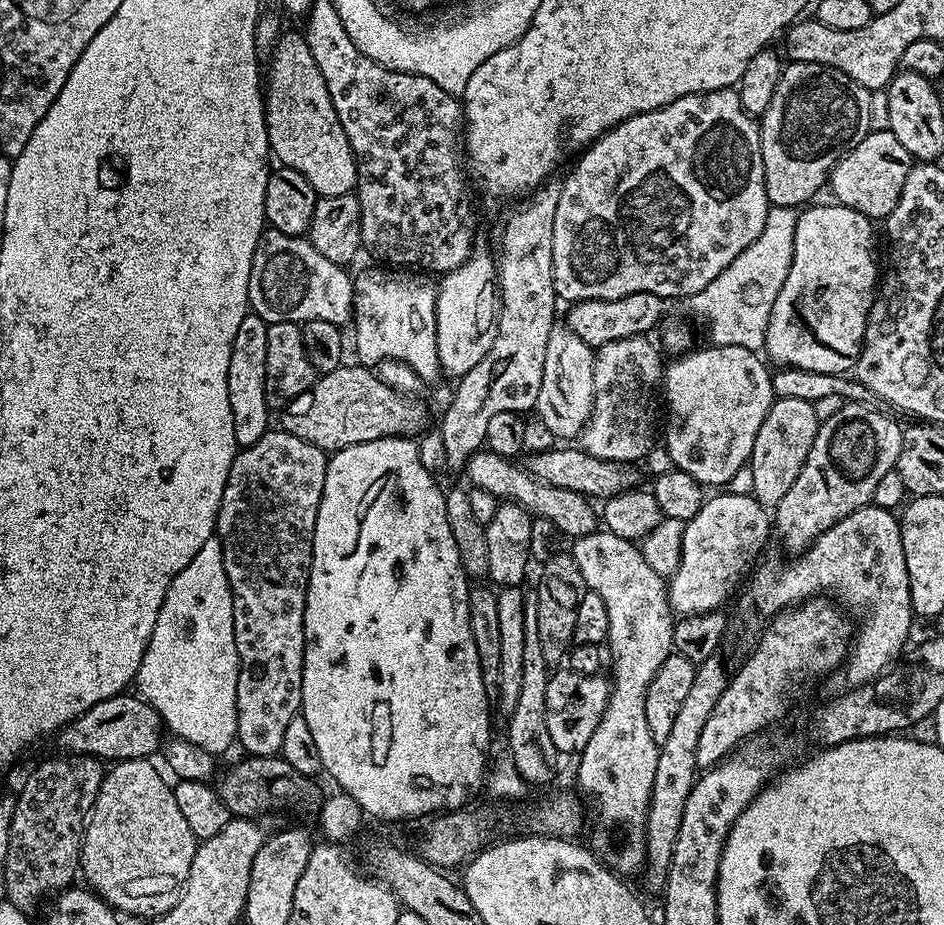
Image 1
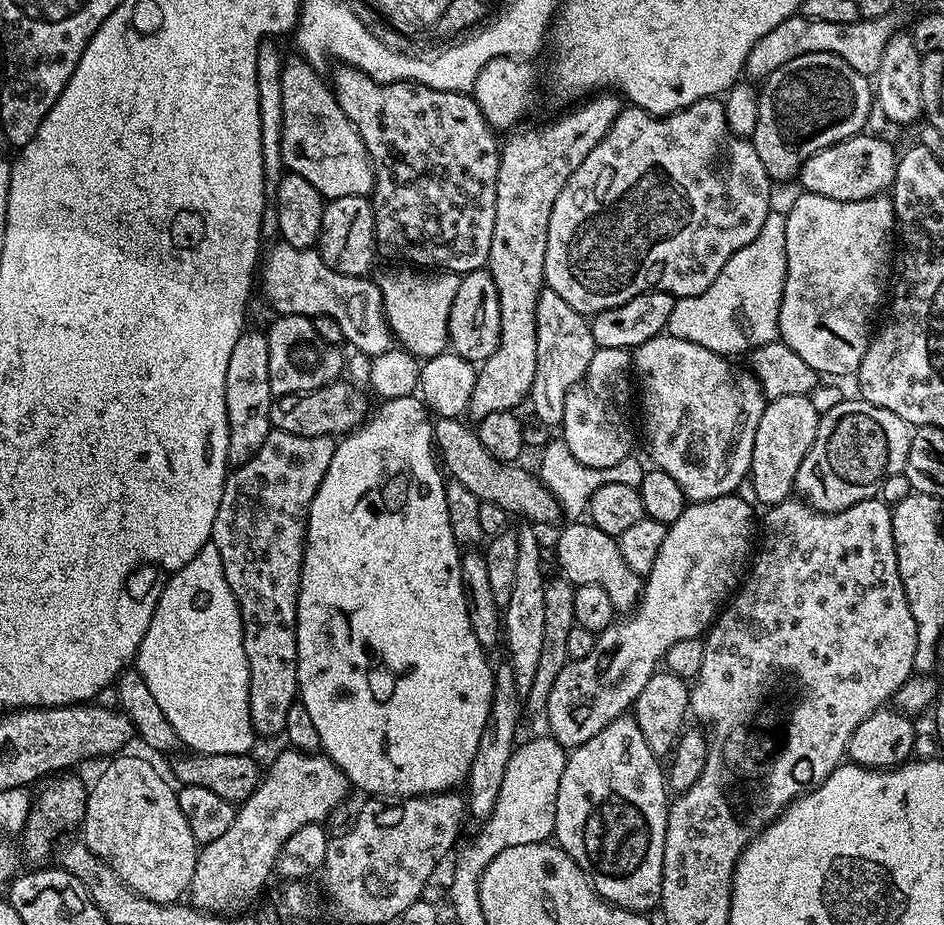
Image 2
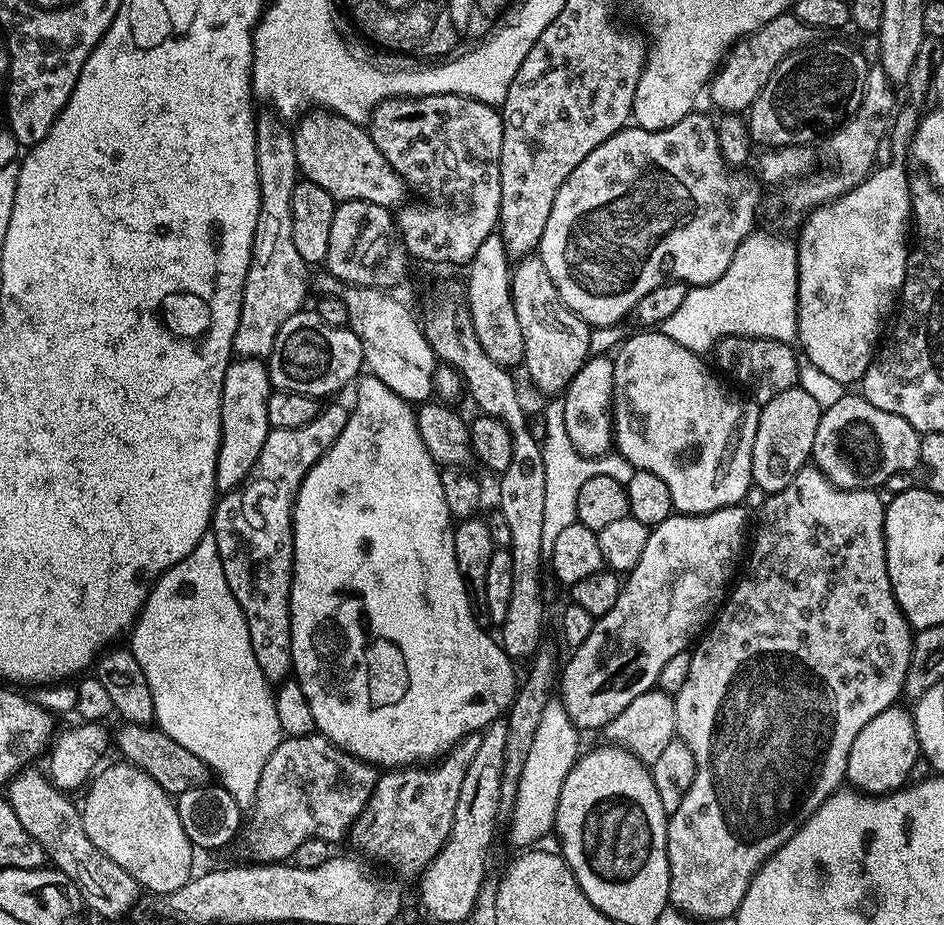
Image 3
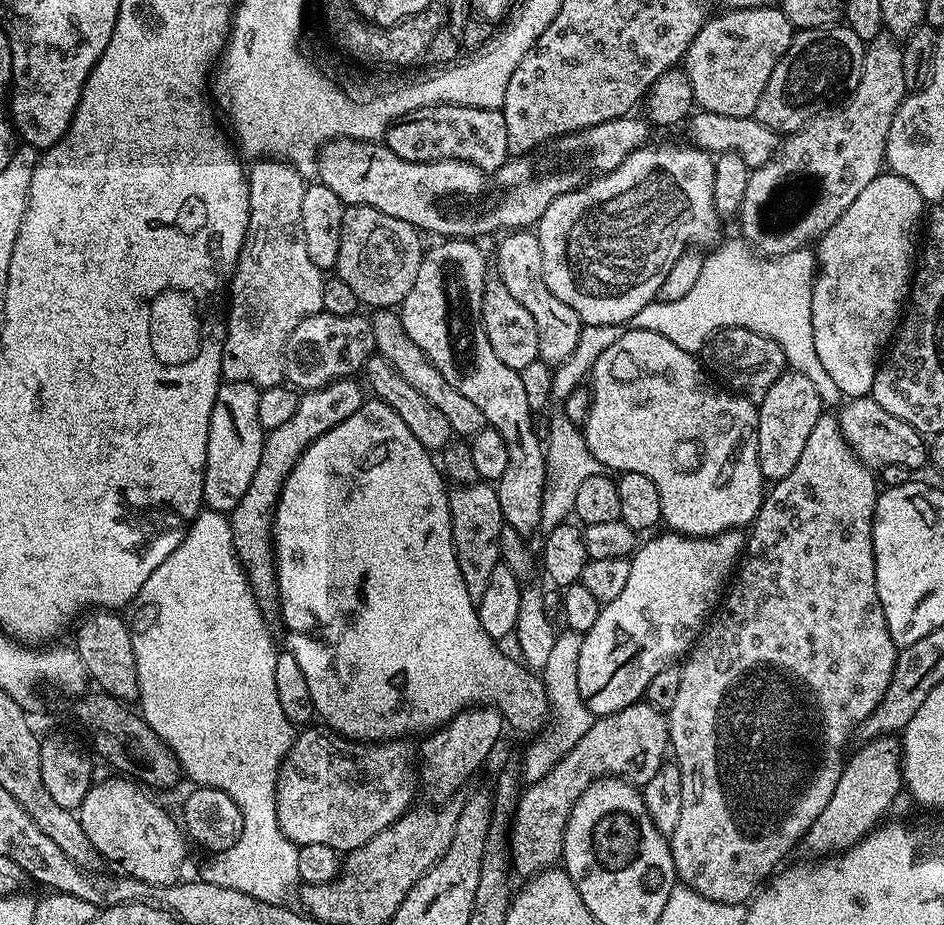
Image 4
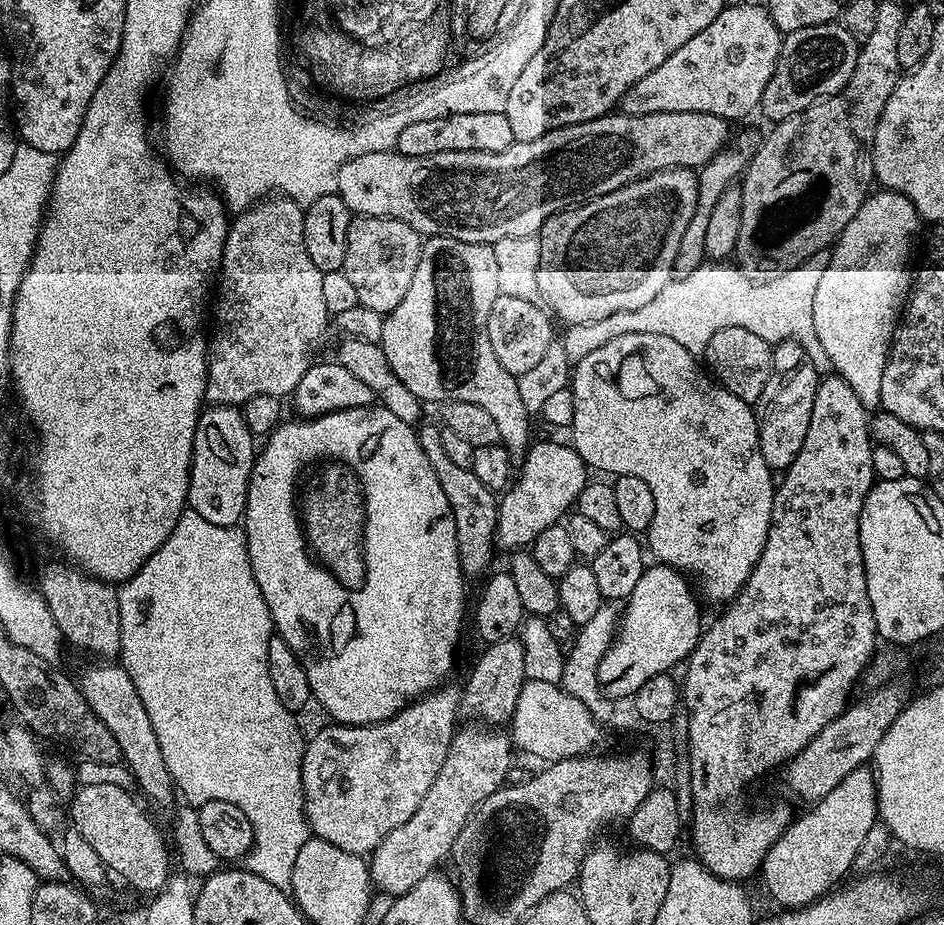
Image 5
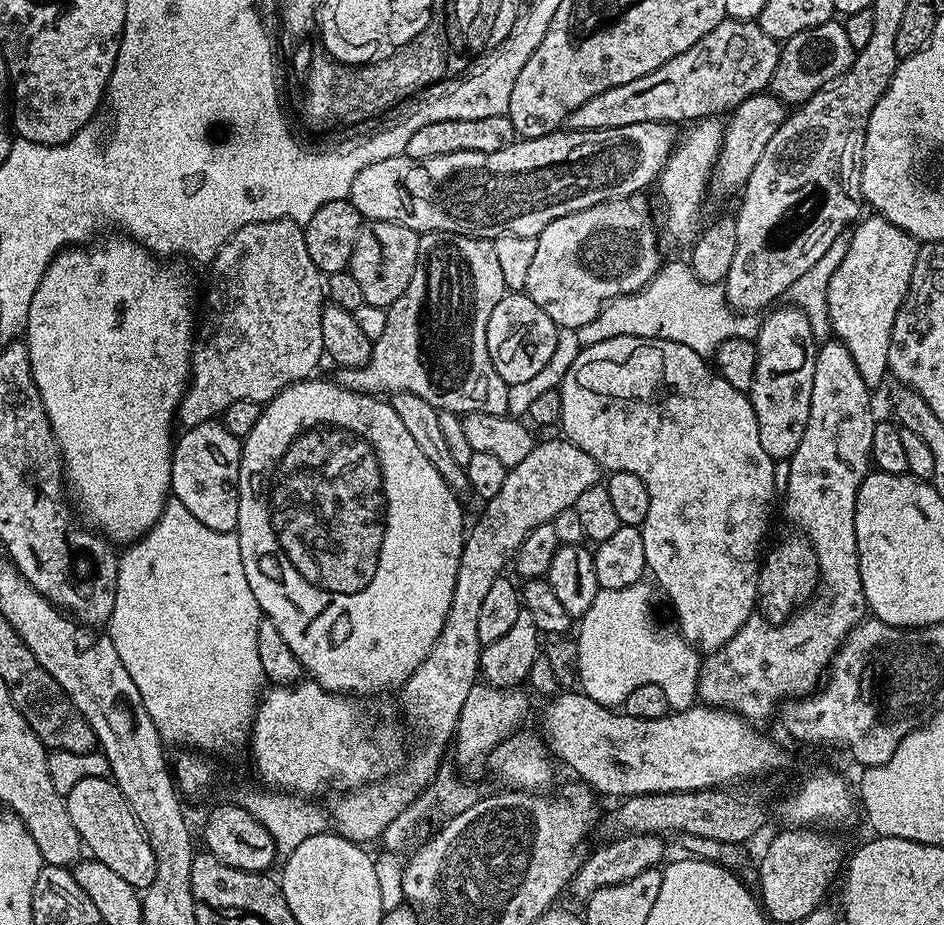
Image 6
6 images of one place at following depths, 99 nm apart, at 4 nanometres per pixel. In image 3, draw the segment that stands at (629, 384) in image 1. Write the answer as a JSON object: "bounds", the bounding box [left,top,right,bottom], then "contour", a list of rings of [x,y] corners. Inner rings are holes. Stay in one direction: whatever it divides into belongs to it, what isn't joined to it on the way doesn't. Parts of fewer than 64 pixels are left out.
{"bounds":[562,354,614,456],"contour":[[[604,354],[589,355],[578,374],[569,382],[562,393],[564,401],[564,417],[566,418],[566,434],[570,434],[570,442],[583,456],[606,456],[614,444],[612,426],[612,391],[614,390],[614,366],[612,360]]]}

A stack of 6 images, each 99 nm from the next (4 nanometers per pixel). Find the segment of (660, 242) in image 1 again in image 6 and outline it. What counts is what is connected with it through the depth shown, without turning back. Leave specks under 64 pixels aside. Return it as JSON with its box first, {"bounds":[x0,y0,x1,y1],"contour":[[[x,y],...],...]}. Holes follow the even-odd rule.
{"bounds":[523,195,662,328],"contour":[[[643,195],[622,196],[554,218],[536,237],[534,262],[530,262],[530,274],[526,274],[523,291],[535,304],[542,306],[546,314],[559,328],[586,326],[614,298],[640,292],[655,278],[662,267],[660,248],[656,245],[658,228],[652,225],[652,212]]]}

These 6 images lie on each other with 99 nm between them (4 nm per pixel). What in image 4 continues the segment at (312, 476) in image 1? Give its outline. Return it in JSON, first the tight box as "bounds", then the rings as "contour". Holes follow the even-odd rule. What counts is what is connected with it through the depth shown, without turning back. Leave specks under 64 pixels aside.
{"bounds":[230,378,362,617],"contour":[[[352,378],[335,380],[332,384],[305,391],[300,396],[298,408],[294,410],[294,414],[290,414],[290,419],[265,435],[262,458],[258,458],[258,470],[254,470],[254,478],[250,478],[246,494],[242,494],[238,506],[230,514],[232,551],[246,577],[247,587],[252,589],[256,607],[265,617],[275,617],[280,602],[280,592],[276,589],[274,560],[270,555],[270,521],[276,499],[280,497],[282,486],[300,455],[319,436],[360,411],[362,399],[360,400],[360,388],[356,382]]]}

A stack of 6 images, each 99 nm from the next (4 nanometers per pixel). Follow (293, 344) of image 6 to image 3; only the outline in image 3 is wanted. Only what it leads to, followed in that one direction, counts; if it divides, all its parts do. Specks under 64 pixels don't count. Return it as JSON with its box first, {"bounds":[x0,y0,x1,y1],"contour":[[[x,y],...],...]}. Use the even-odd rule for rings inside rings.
{"bounds":[232,110,310,358],"contour":[[[271,110],[261,111],[257,115],[255,126],[254,154],[258,166],[260,209],[258,226],[254,226],[250,270],[246,274],[246,286],[242,290],[242,310],[238,314],[238,330],[234,330],[232,343],[233,353],[240,358],[267,358],[274,346],[274,338],[278,338],[278,330],[282,330],[282,322],[286,322],[286,318],[290,318],[305,307],[304,295],[308,292],[308,272],[310,272],[309,265],[305,264],[298,250],[294,250],[294,222],[290,210],[290,198],[294,194],[294,186],[298,183],[298,169],[292,137],[293,129]]]}

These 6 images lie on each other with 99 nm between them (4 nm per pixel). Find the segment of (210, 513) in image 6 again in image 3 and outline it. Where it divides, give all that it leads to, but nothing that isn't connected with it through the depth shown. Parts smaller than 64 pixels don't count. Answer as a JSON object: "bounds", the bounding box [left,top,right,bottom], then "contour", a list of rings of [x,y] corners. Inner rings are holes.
{"bounds":[216,358,274,493],"contour":[[[236,358],[226,370],[226,378],[222,382],[222,410],[220,411],[220,449],[216,463],[216,487],[221,493],[233,492],[250,474],[250,466],[258,462],[258,454],[262,454],[262,442],[266,442],[269,434],[266,406],[268,396],[274,391],[268,377],[268,365],[260,358]]]}

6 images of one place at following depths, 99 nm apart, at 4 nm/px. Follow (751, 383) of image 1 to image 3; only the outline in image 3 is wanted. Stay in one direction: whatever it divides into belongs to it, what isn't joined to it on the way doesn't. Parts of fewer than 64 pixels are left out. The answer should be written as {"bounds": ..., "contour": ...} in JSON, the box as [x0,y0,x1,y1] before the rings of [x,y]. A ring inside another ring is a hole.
{"bounds":[612,331,761,516],"contour":[[[640,331],[644,332],[634,333],[629,340],[627,337],[615,349],[612,360],[615,451],[625,456],[632,463],[633,469],[658,474],[658,478],[670,486],[672,507],[677,513],[704,516],[719,508],[740,504],[748,488],[753,487],[752,451],[761,405],[743,395],[731,396],[724,389],[725,381],[711,367],[708,369],[697,353],[686,350],[686,346],[678,346],[674,338],[666,338],[664,331]]]}

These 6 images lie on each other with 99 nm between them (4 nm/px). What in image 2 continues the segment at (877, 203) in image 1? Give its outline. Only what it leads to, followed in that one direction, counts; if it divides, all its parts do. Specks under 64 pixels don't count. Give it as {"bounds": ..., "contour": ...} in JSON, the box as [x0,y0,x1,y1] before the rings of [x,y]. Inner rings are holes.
{"bounds":[799,134,897,202],"contour":[[[861,134],[852,136],[826,150],[818,150],[800,168],[799,186],[803,191],[813,192],[838,202],[868,200],[871,196],[887,193],[896,177],[897,149],[892,149],[880,136]]]}

